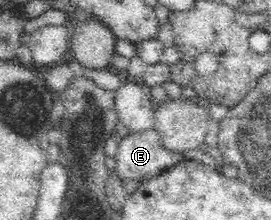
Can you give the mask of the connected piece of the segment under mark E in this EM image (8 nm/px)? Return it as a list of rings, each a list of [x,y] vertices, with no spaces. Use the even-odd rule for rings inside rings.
[[[154,129],[119,138],[114,160],[117,175],[127,187],[134,186],[133,181],[139,184],[146,177],[157,177],[182,160],[181,153],[169,152],[163,147],[161,136]]]

